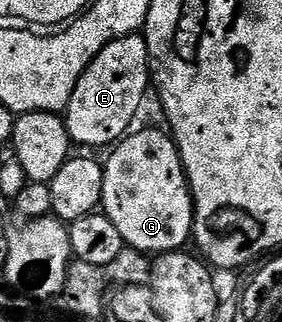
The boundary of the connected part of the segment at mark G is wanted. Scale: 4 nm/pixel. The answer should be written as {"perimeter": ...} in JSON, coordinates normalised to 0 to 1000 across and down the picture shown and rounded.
{"perimeter":[[[528,394],[518,407],[482,407],[426,435],[383,472],[387,497],[369,497],[365,665],[394,686],[394,699],[408,699],[408,711],[422,711],[422,736],[436,736],[447,770],[504,780],[528,798],[645,776],[660,764],[656,752],[674,752],[684,724],[684,596],[670,587],[670,556],[656,547],[656,516],[628,444],[585,401],[553,407]]]}

